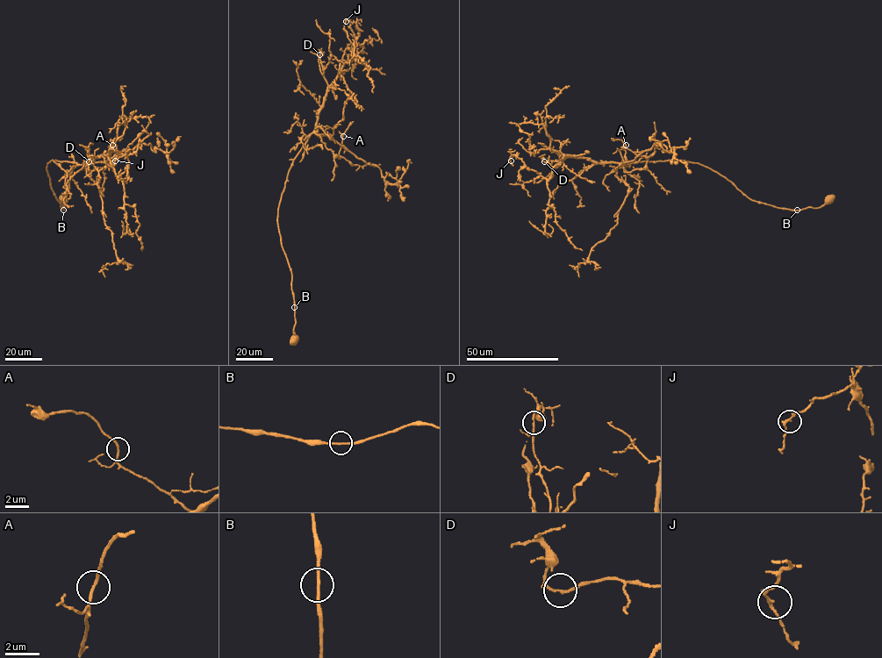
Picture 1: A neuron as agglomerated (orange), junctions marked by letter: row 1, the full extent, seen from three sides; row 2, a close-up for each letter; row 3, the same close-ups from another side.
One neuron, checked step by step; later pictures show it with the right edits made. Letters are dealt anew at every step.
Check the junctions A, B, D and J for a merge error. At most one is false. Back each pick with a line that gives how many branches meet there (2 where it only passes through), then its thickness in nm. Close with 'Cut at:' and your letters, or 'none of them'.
Cut at: none of them

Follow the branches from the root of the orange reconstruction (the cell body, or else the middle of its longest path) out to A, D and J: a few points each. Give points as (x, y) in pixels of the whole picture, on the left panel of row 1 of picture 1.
A: (62, 198), (63, 210), (51, 188), (47, 162), (75, 162), (82, 165), (87, 172), (103, 168), (112, 145)
D: (62, 198), (63, 210), (51, 188), (47, 162), (55, 160), (82, 165), (96, 157), (89, 161)
J: (62, 198), (63, 210), (50, 160), (82, 165), (106, 155), (121, 179), (128, 160), (115, 160)

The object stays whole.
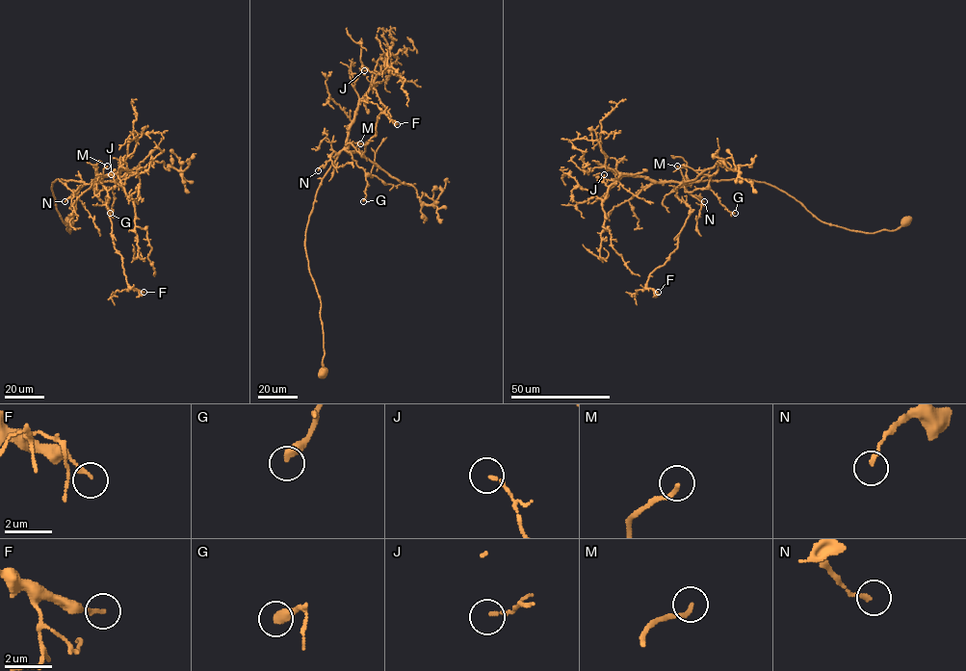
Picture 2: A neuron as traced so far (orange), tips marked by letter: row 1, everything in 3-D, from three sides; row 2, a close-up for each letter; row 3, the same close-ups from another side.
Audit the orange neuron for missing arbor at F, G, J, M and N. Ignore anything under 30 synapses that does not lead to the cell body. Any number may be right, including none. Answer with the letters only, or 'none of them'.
M

